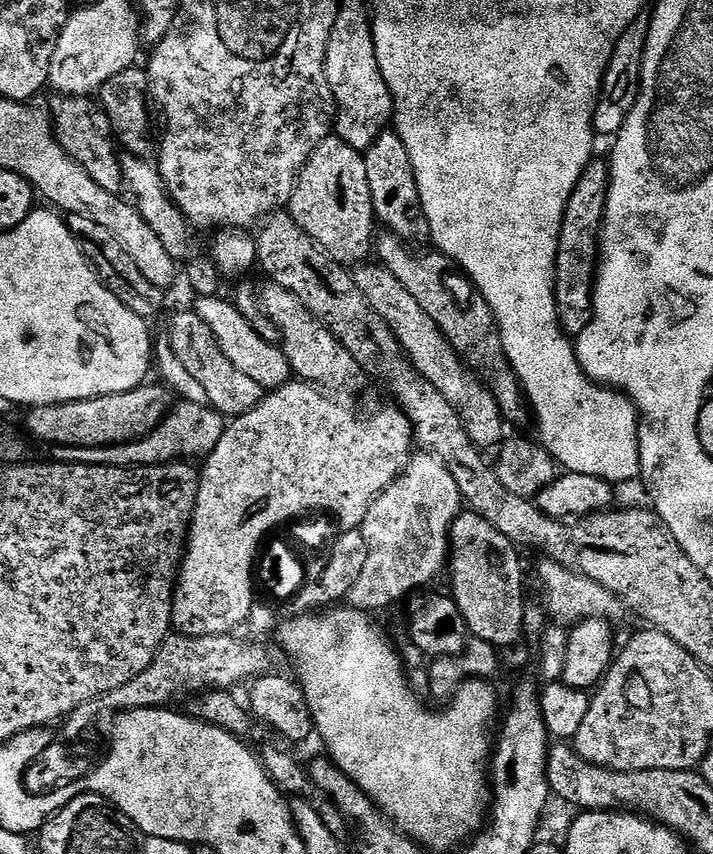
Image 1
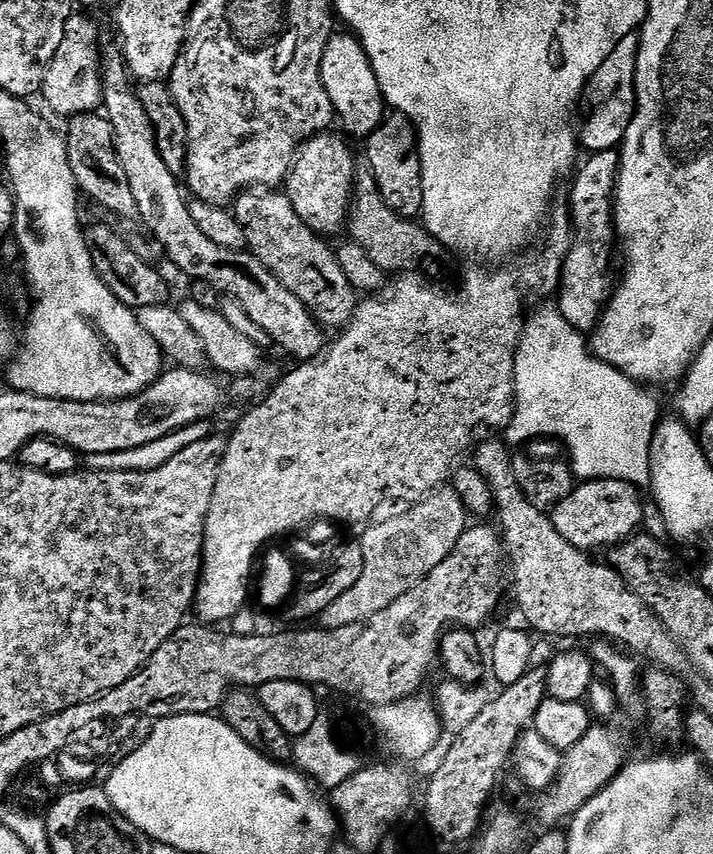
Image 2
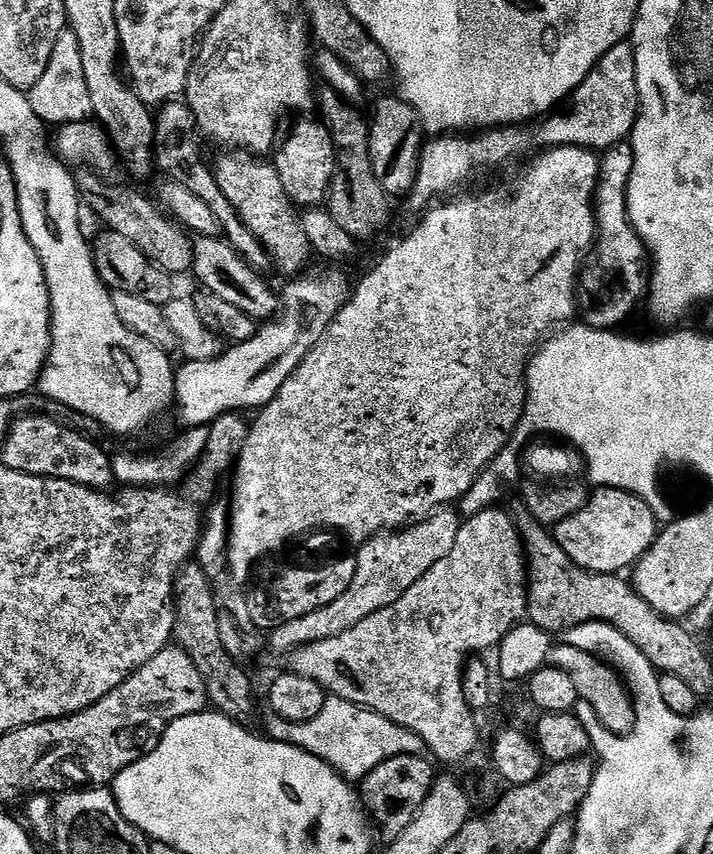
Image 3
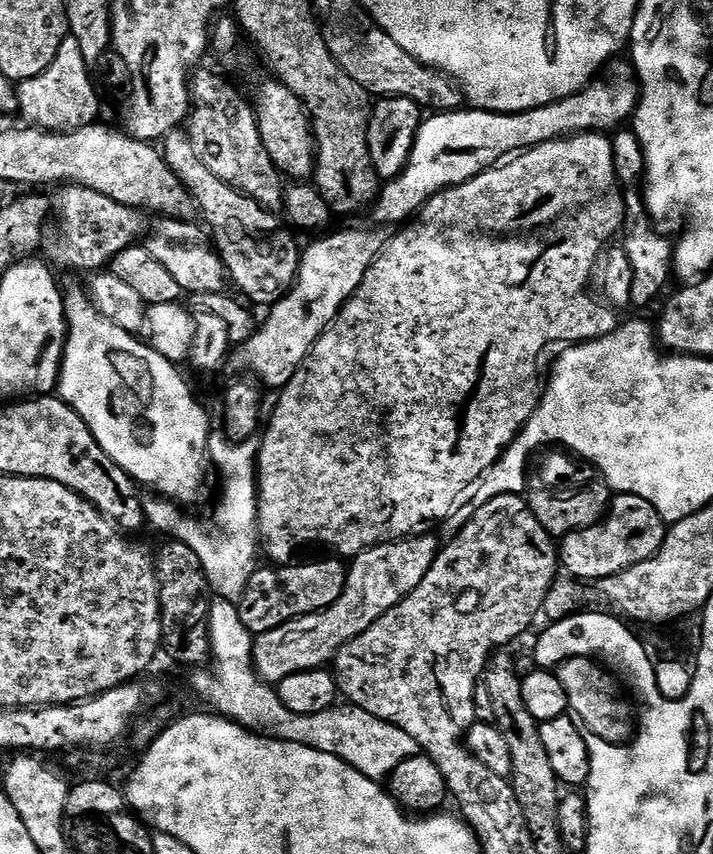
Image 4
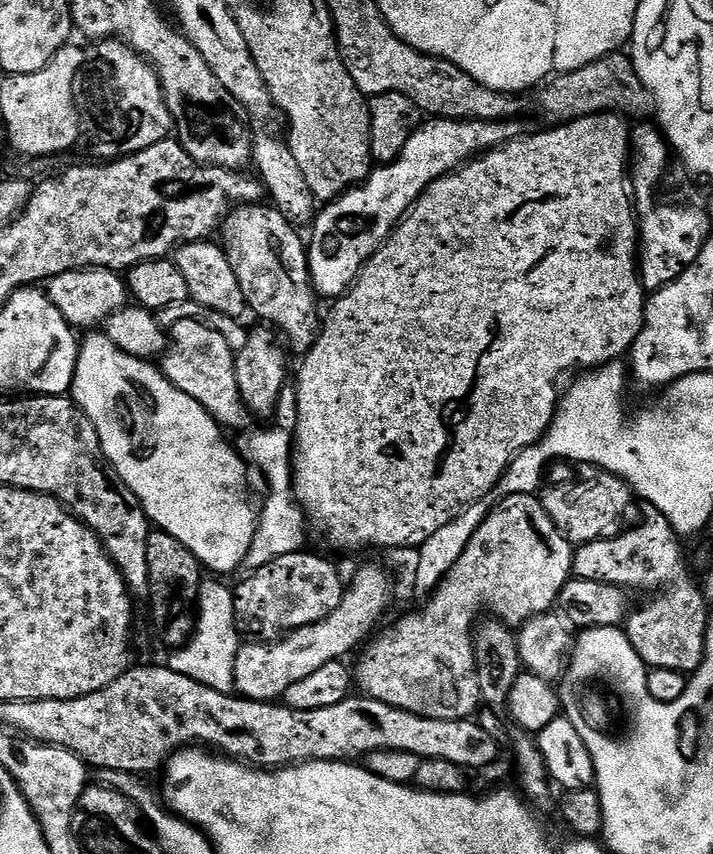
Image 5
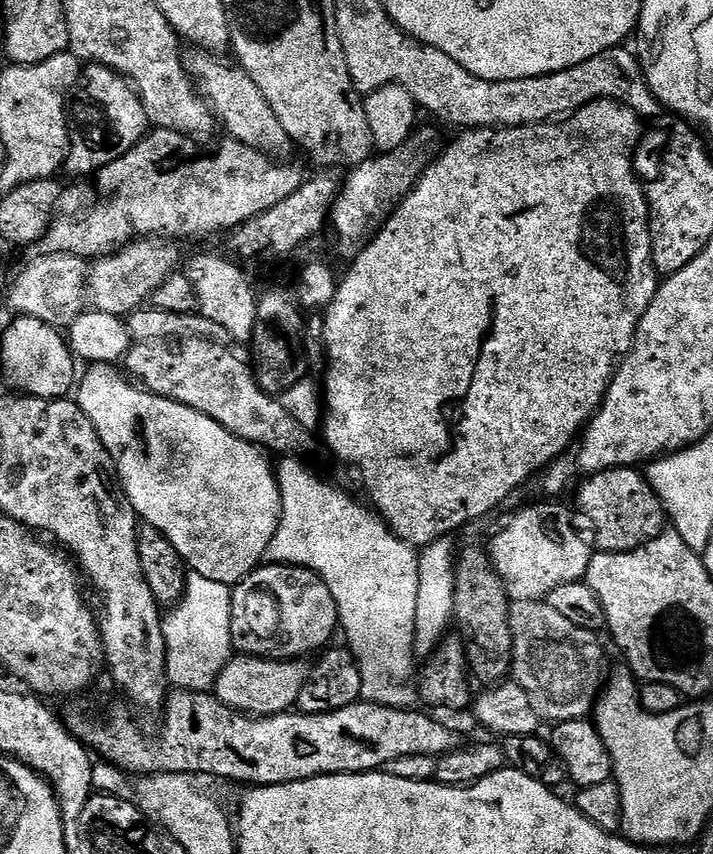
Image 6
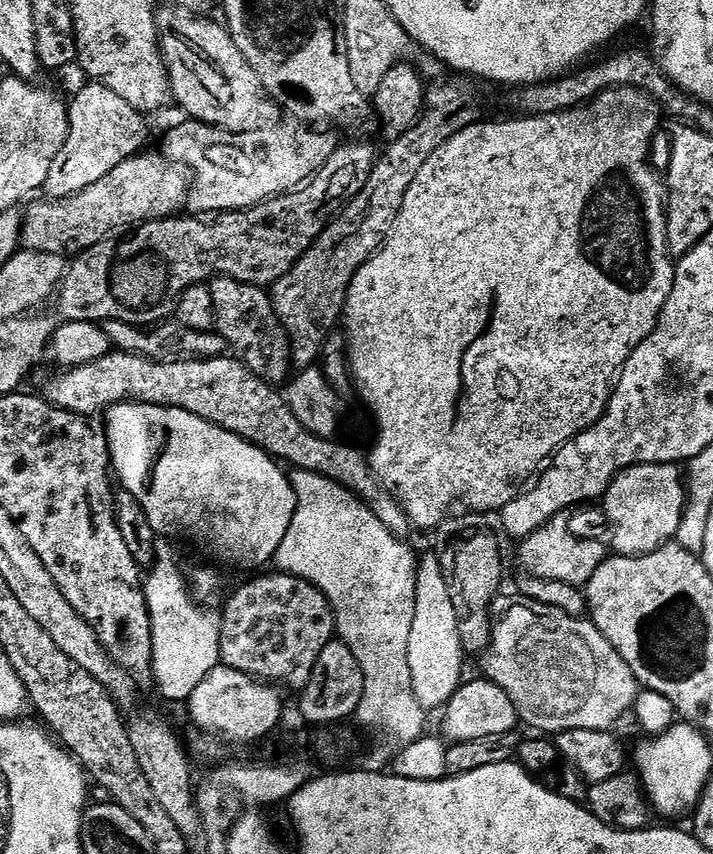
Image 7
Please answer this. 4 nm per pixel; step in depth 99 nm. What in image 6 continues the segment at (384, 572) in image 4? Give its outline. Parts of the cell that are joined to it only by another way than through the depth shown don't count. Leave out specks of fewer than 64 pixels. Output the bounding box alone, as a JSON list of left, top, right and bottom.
[214,655,309,716]

